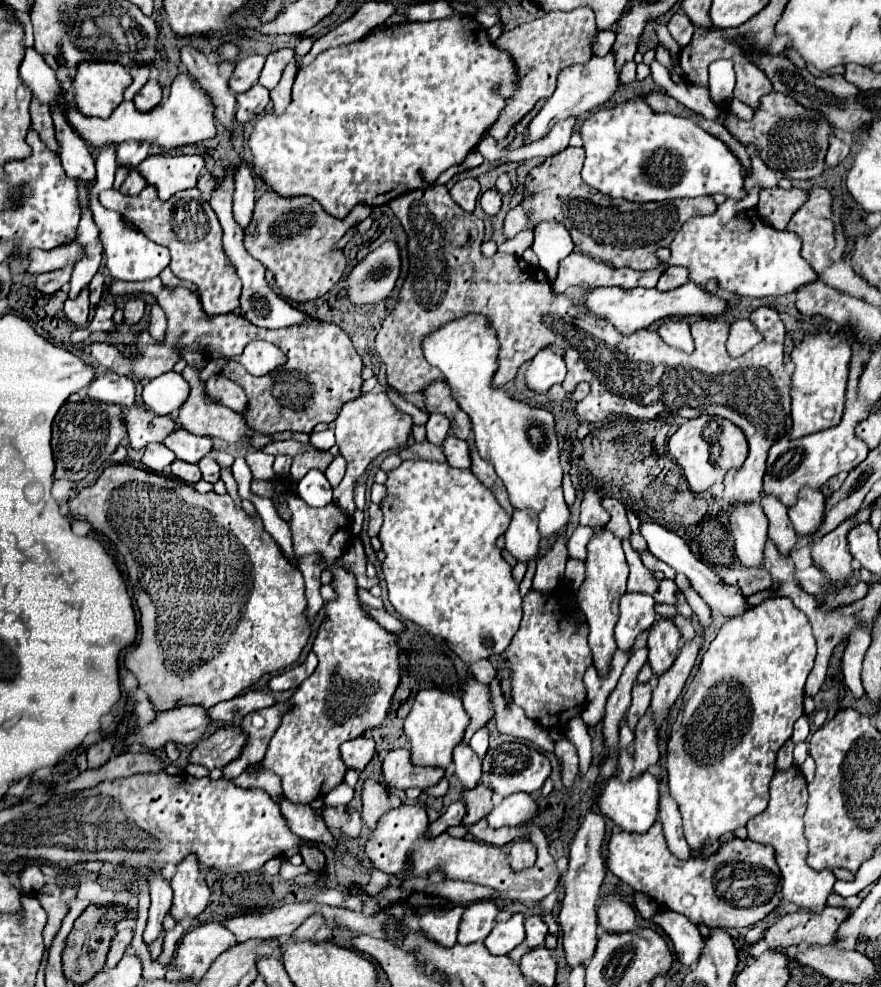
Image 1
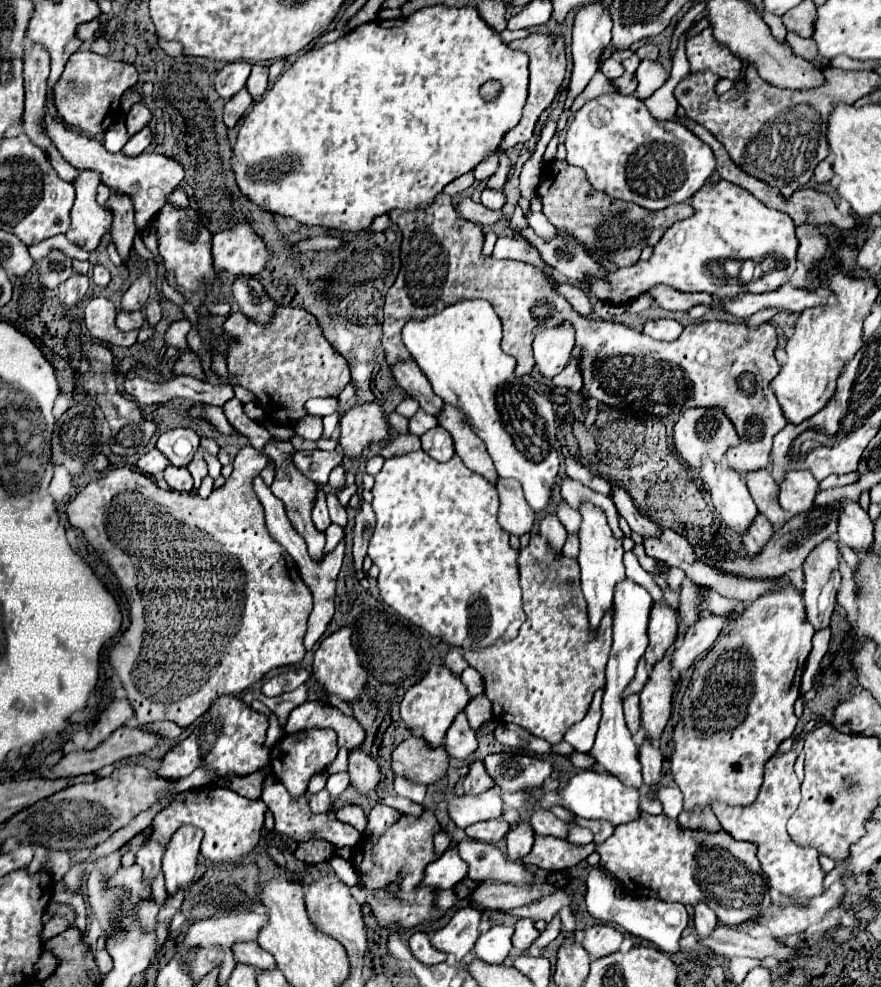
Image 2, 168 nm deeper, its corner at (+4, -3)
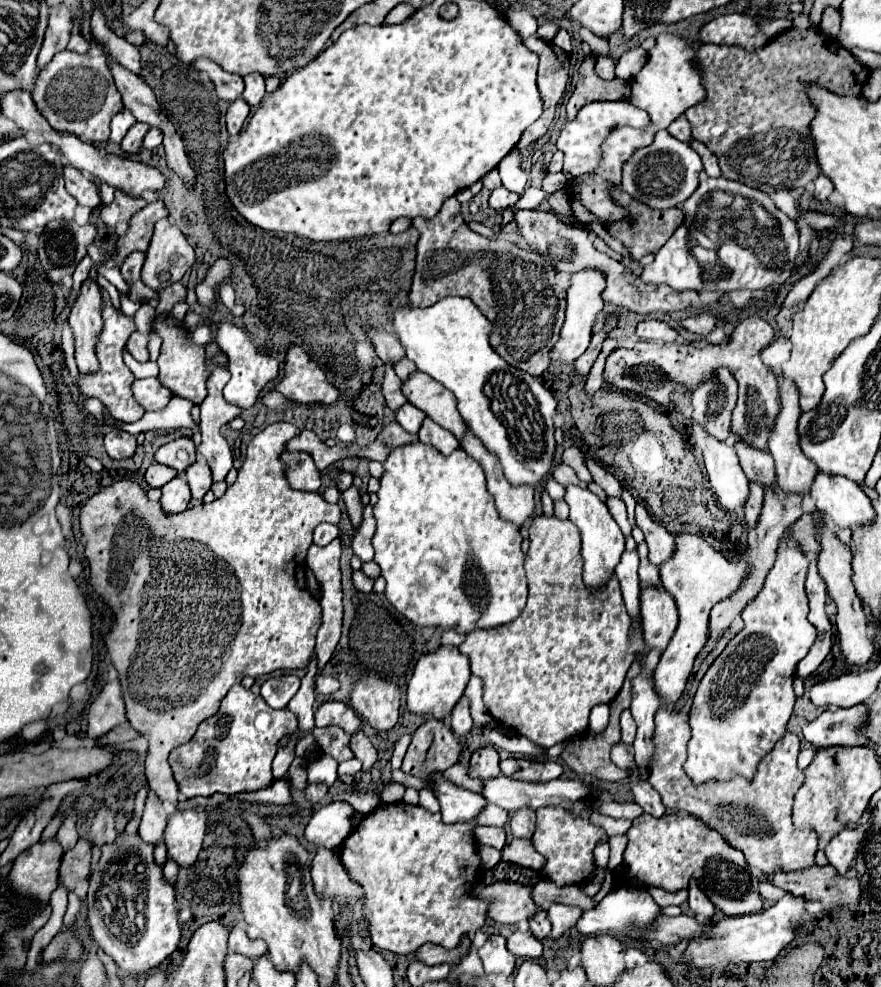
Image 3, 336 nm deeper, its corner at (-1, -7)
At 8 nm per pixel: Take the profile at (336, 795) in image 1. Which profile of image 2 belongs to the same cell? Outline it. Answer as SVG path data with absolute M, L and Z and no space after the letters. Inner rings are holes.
M336 772L336 774L330 774L328 784L326 784L326 790L330 792L332 798L336 798L336 796L342 794L342 790L344 790L348 784L350 784L348 772Z

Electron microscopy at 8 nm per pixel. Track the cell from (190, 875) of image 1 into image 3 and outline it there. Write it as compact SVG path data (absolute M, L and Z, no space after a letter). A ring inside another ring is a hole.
M175 810L169 816L165 830L167 856L181 868L189 868L195 864L207 830L207 812L203 810Z

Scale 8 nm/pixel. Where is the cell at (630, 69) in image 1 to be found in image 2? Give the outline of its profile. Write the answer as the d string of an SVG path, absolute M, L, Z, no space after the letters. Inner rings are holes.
M606 58L606 60L600 64L600 70L602 70L602 74L604 74L606 78L610 78L610 80L620 78L620 76L624 74L622 64L620 64L618 60L614 60L614 58Z

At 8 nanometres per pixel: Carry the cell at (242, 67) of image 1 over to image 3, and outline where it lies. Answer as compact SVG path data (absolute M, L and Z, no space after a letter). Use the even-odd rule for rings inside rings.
M195 60L193 64L197 70L203 70L209 74L209 78L215 84L215 92L221 100L237 100L243 92L243 78L239 74L231 74L227 70L223 70L219 64L211 62L211 60Z

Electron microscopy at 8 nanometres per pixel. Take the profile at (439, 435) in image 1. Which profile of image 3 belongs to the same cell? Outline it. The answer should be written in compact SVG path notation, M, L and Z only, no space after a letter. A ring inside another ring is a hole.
M403 404L397 412L395 412L395 418L397 418L397 422L401 422L401 426L405 428L405 432L409 432L409 434L417 434L419 432L419 428L421 428L421 424L423 424L423 420L427 418L425 416L425 412L421 412L419 408L415 408L413 404Z

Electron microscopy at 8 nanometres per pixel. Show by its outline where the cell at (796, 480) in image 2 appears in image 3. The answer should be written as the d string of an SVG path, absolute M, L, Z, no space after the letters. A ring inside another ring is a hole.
M785 384L781 386L781 404L783 404L783 412L779 412L779 420L775 422L775 432L771 434L771 456L775 460L775 470L777 470L777 484L783 492L793 492L799 496L807 496L811 484L815 482L817 476L817 466L811 464L811 460L807 460L803 456L803 452L799 452L799 442L795 436L795 428L797 428L797 420L801 416L799 412L799 396L793 384Z

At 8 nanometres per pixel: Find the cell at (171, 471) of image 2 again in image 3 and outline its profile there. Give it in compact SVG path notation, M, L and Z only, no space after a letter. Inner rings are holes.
M175 476L173 480L169 480L163 486L161 506L165 512L169 512L169 514L183 512L189 506L189 500L191 500L191 492L189 492L189 486L185 484L185 480L181 476Z

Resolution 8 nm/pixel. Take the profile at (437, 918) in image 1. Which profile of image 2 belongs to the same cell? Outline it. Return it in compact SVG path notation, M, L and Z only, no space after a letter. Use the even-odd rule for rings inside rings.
M414 932L410 936L410 952L414 954L416 960L420 960L422 964L440 964L446 962L446 954L444 952L436 952L430 944L430 938L426 932Z

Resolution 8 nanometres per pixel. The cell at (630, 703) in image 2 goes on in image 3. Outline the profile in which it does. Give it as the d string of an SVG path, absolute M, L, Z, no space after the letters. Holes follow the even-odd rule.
M625 710L625 712L621 714L621 740L623 740L625 744L633 744L635 734L637 734L637 724L635 724L631 712Z

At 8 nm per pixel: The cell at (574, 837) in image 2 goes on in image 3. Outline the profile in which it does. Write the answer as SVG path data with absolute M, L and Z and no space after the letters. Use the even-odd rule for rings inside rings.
M601 840L595 846L595 864L597 866L607 866L607 858L609 858L609 842Z

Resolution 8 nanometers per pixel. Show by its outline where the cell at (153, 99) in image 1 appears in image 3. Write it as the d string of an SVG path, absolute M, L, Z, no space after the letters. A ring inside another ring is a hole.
M135 122L135 124L129 128L129 132L125 134L125 138L123 138L123 142L121 142L121 148L123 148L125 152L129 152L129 154L137 152L137 150L141 148L141 142L143 142L143 136L147 134L147 130L149 130L147 124Z

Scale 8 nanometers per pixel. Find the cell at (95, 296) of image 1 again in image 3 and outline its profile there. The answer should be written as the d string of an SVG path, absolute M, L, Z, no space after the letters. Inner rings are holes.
M157 198L153 202L149 202L133 220L131 226L127 230L125 236L119 238L117 242L117 250L115 254L111 254L111 260L107 262L111 268L121 268L121 262L133 252L133 250L147 250L149 242L153 238L153 230L155 230L155 222L159 218L169 218L169 210L167 206Z

